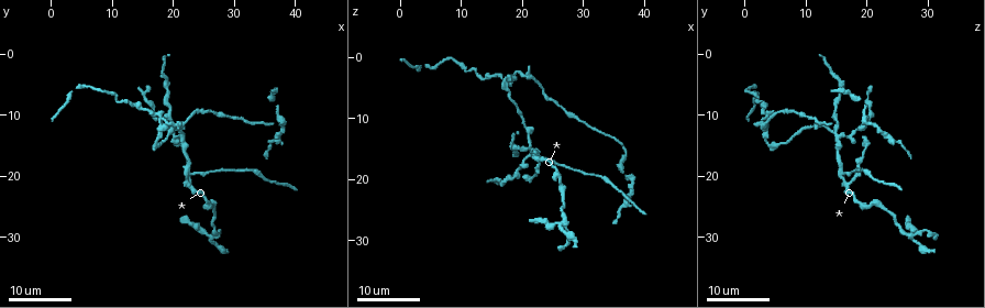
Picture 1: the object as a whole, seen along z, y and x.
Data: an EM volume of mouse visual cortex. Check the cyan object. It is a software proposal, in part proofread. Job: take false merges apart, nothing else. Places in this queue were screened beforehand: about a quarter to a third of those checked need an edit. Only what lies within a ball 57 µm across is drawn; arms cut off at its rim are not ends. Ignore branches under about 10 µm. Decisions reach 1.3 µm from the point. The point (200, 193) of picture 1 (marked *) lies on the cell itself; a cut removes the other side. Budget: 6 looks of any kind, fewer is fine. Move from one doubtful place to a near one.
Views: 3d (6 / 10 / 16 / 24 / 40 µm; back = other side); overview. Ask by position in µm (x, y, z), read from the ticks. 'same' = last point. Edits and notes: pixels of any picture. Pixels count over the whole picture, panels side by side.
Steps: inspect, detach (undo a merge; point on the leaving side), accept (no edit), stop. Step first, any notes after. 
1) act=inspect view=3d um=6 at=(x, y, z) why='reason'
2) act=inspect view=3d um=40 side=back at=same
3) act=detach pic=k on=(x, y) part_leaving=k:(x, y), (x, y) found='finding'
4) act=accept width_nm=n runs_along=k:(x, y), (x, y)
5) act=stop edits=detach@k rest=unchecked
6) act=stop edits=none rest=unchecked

act=inspect view=3d um=24 at=(21.5, 13.5, 15.5) why='thin arm on a thick one'

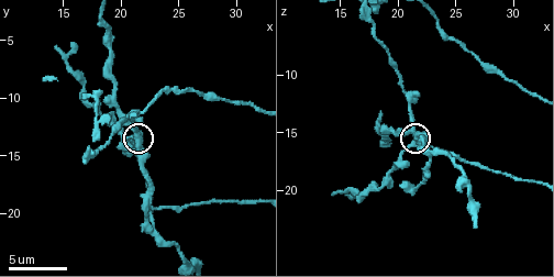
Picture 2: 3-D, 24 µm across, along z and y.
act=inspect view=3d um=10 at=same

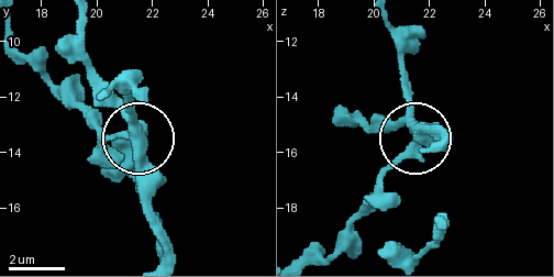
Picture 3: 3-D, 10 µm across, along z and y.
act=accept side_arm_um=14 found='continuous, no second cell'

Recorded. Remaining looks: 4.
act=inspect view=3d um=24 at=(18.5, 10.0, 3.5) why='a fork'

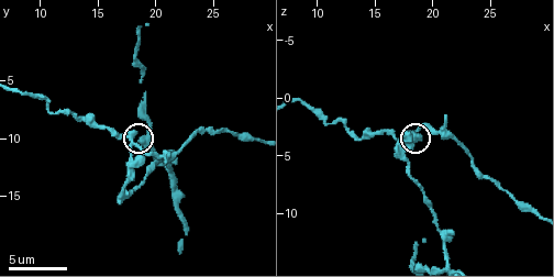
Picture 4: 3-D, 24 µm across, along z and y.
act=inspect view=3d um=10 at=same

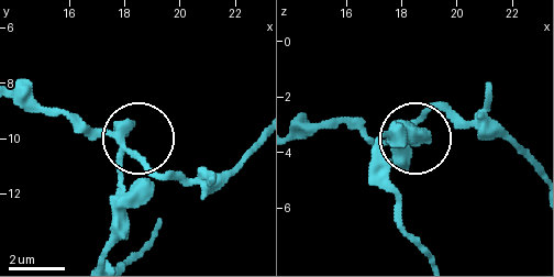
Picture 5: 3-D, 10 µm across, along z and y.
act=detach pic=5 on=(85, 122) part_leaving=5:(117, 139), (19, 106) found='two cells meet here'

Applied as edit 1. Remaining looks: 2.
act=inspect view=overview

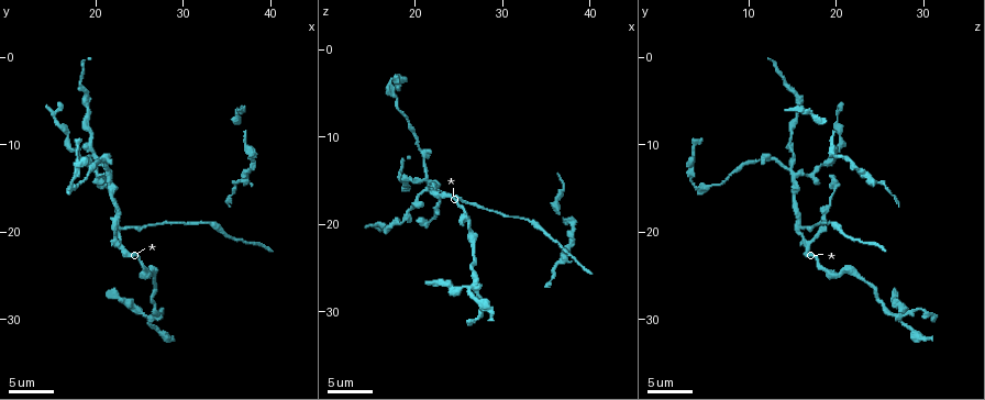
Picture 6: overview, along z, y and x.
act=inspect view=3d um=16 at=(22.4, 19.4, 15.8) why='arms part here'

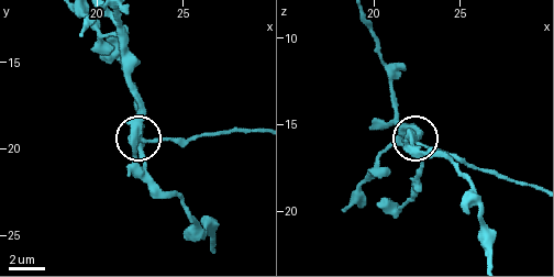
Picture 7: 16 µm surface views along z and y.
act=detach pic=7 on=(162, 140) arms=3 part_leaving=7:(140, 141), (187, 141), (209, 132), (257, 132) found='a second cell is stuck on'

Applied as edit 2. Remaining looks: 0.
act=stop edits=detach@5,detach@7 rest=unchecked

